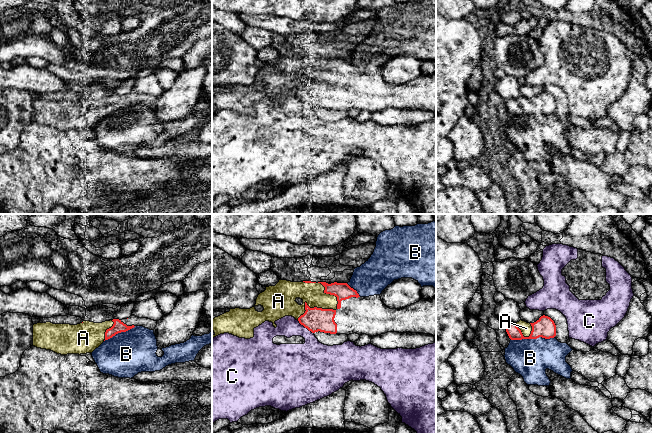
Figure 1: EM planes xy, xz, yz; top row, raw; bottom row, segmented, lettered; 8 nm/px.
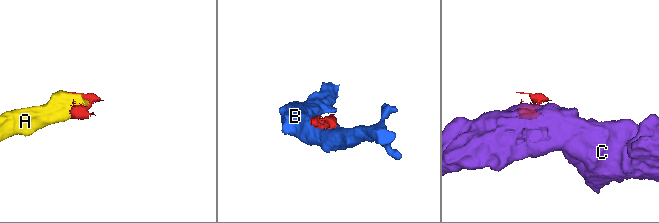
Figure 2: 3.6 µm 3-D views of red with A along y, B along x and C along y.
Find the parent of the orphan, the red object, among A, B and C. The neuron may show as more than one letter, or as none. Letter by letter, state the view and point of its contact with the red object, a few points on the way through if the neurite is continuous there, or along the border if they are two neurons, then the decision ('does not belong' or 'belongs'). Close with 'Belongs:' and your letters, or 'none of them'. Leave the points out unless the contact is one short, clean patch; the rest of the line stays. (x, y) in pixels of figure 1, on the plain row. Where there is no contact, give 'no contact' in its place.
A: contact xz (319, 84); belongs
B: contact yz (532, 114); does not belong
C: contact xz (305, 103); does not belong
Belongs: A

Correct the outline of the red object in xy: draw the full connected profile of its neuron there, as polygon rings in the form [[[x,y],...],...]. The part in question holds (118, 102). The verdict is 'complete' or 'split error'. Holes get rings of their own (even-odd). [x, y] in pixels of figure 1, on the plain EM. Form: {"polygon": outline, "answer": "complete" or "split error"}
{"polygon": [[[130,92],[127,95],[113,95],[102,99],[83,97],[77,101],[53,100],[51,98],[33,101],[33,122],[51,126],[57,130],[92,129],[105,116],[135,102],[154,106],[157,97]]], "answer": "split error"}

